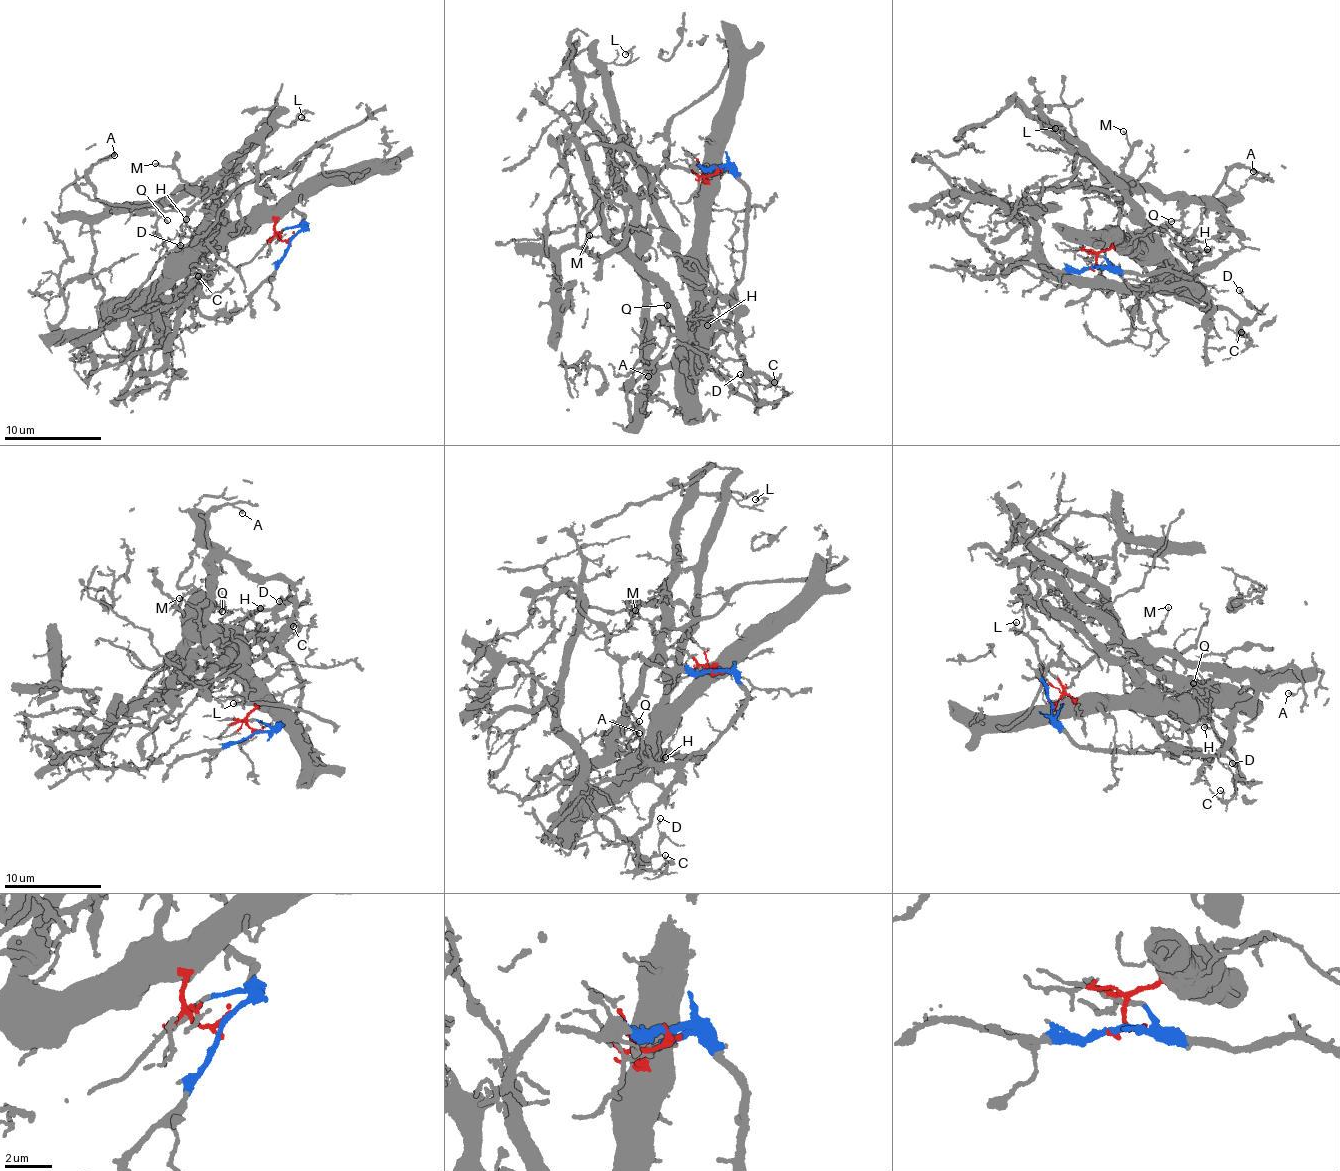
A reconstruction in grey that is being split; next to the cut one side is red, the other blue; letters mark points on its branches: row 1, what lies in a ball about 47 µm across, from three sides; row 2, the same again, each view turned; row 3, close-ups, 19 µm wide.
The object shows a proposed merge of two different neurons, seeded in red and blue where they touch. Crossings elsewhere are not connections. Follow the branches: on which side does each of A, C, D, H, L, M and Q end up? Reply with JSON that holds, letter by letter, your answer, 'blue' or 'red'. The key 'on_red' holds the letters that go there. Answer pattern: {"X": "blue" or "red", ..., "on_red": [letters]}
{"A": "blue", "C": "red", "D": "red", "H": "red", "L": "red", "M": "blue", "Q": "blue", "on_red": ["C", "D", "H", "L"]}

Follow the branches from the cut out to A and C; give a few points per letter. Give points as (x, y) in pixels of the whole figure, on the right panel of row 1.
A: (1094, 269), (1192, 276), (1216, 266), (1240, 239), (1217, 216), (1220, 185), (1232, 168), (1253, 171)
C: (1094, 269), (1098, 256), (1117, 247), (1156, 263), (1172, 292), (1227, 310), (1250, 342), (1240, 333)

